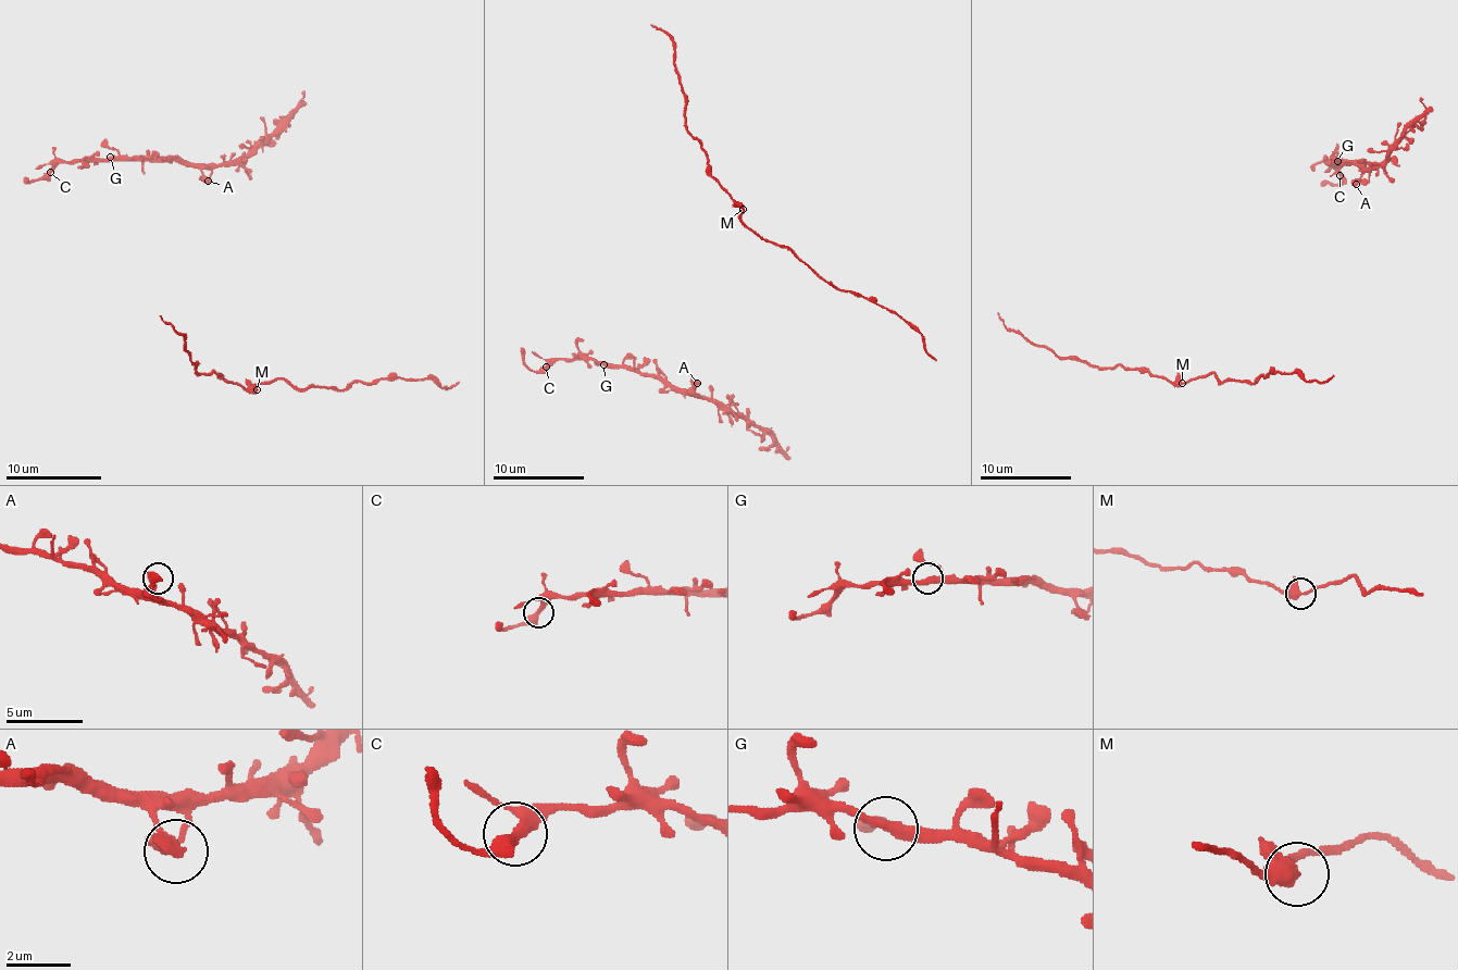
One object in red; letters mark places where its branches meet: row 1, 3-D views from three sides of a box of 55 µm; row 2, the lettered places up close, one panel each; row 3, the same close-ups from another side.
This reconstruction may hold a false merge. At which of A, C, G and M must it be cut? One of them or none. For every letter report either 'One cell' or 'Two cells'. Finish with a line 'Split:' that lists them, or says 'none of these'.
A: One cell
C: One cell
G: One cell
M: One cell
Split: none of these

